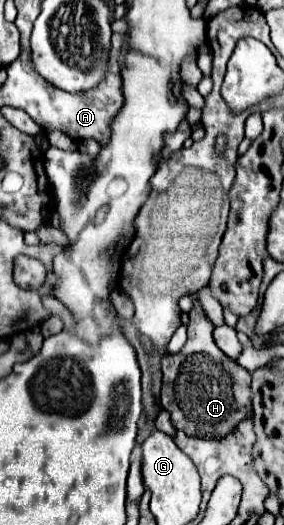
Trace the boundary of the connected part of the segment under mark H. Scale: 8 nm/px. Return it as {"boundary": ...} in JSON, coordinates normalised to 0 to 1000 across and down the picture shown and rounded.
{"boundary":[[[680,560],[673,571],[687,587],[665,594],[651,659],[623,674],[581,674],[567,682],[567,773],[602,789],[609,811],[651,827],[785,834],[884,789],[884,712],[764,663],[743,610]]]}

